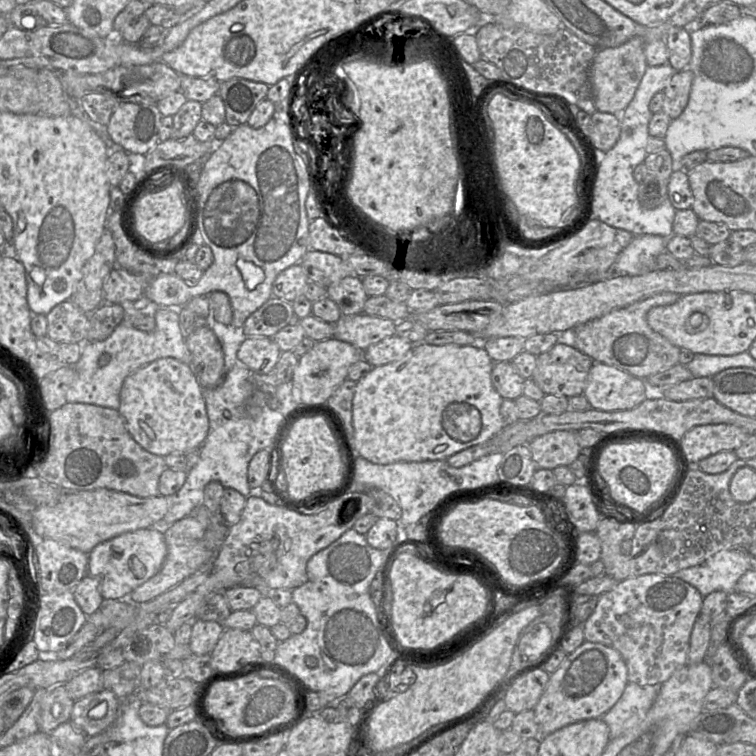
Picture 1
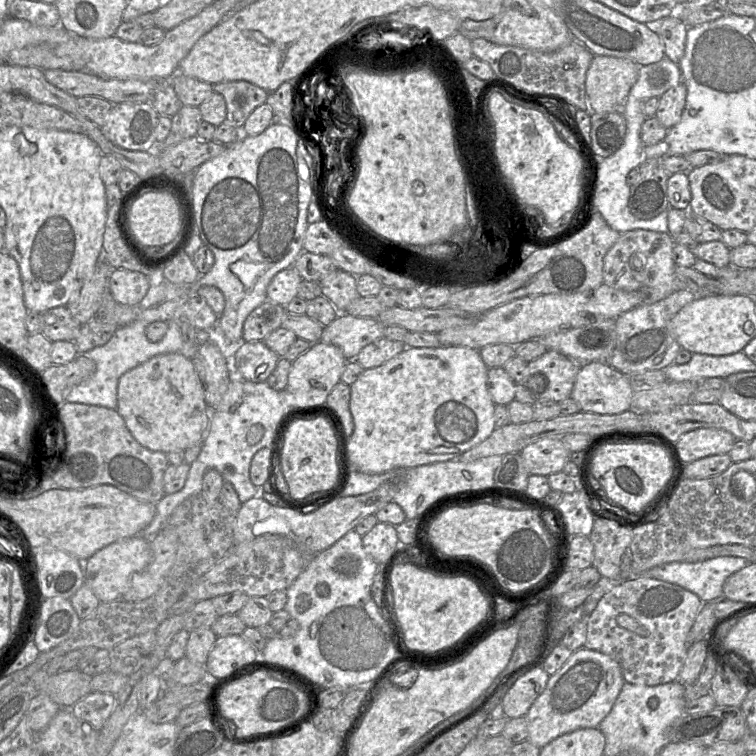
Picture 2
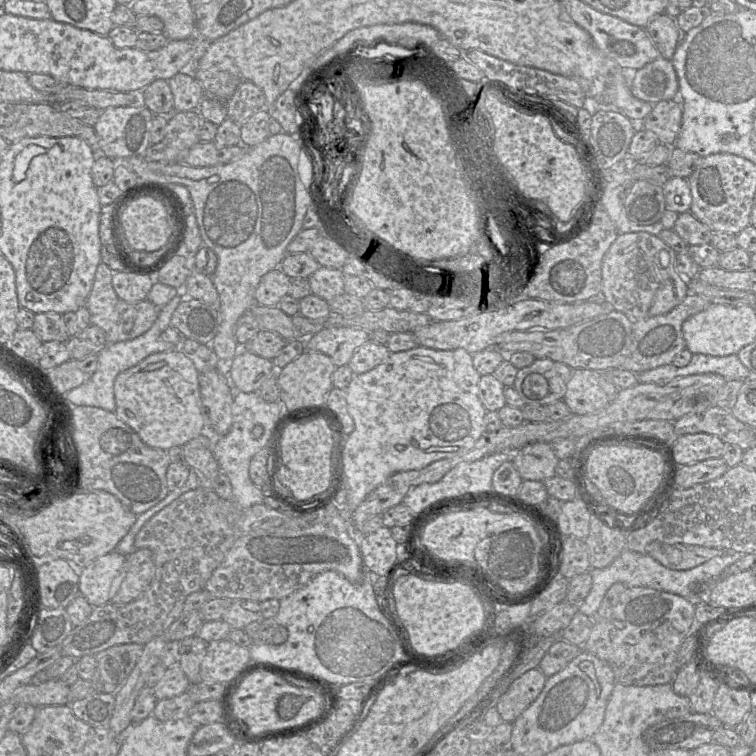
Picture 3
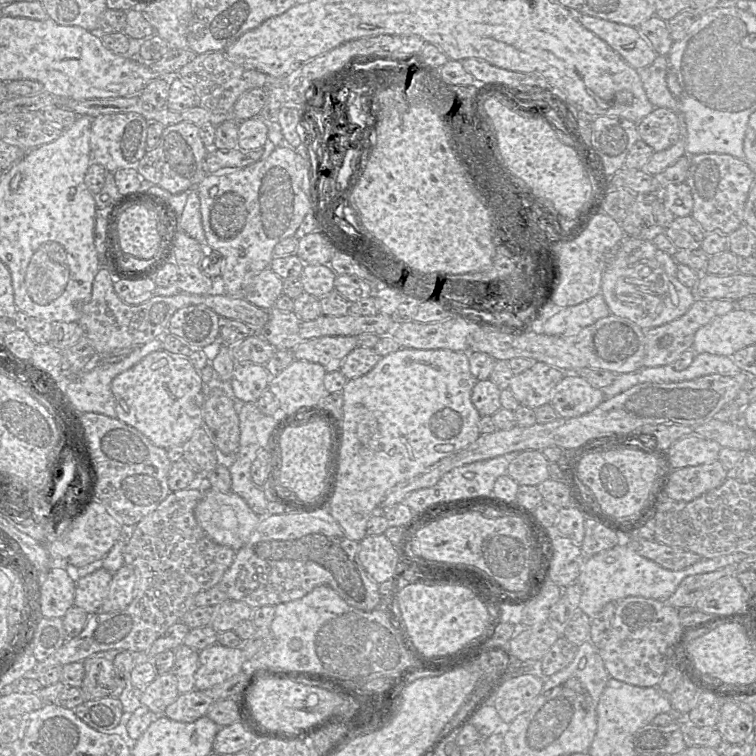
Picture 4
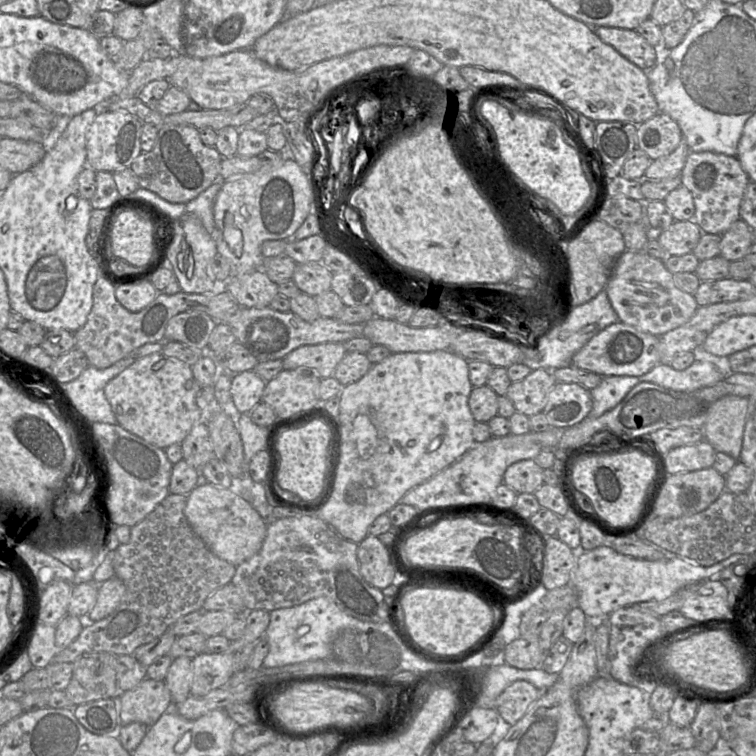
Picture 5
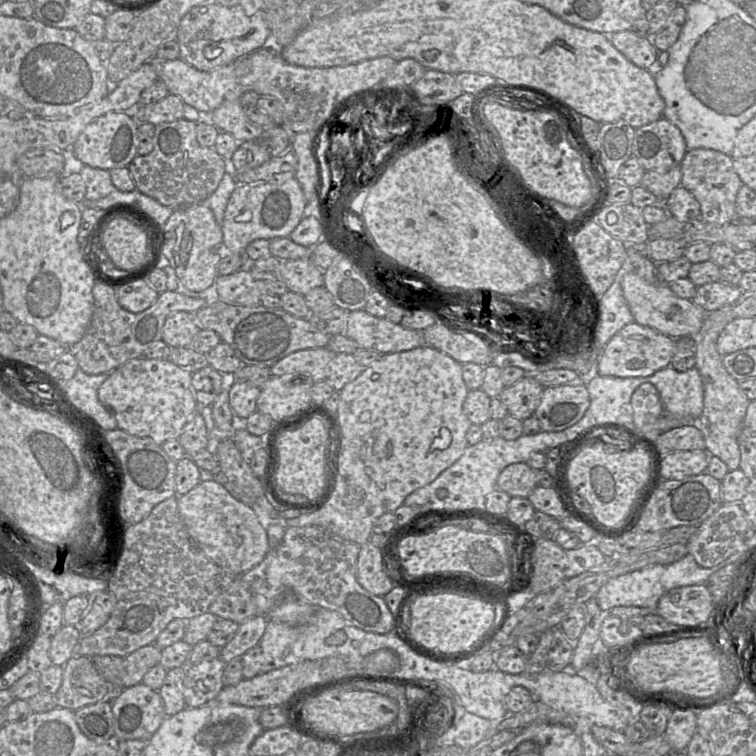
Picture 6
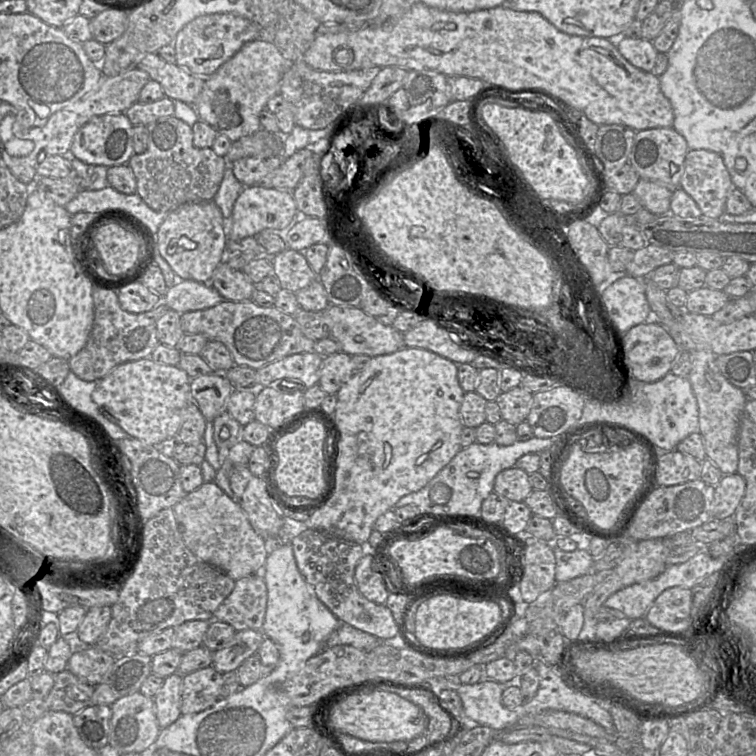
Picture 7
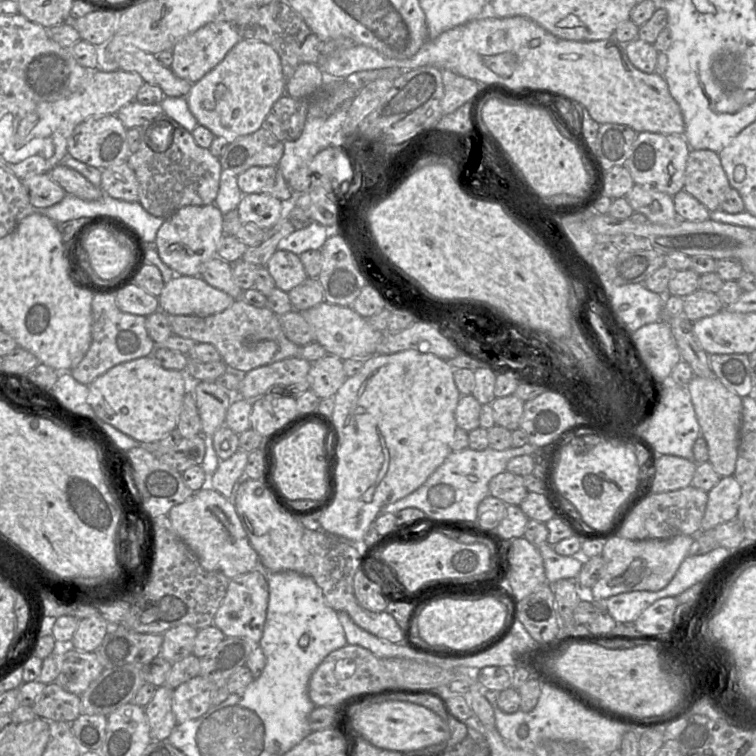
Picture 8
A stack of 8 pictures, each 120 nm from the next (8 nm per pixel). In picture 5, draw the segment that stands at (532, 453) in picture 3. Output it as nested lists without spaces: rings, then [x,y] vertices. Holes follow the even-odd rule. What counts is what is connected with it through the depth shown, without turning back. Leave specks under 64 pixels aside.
[[[534,459],[511,464],[504,473],[503,483],[516,493],[534,493],[543,482],[543,469]]]

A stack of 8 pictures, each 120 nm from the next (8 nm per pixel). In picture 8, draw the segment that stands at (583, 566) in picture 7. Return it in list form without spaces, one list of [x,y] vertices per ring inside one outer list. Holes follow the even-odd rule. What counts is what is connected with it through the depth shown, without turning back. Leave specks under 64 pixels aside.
[[[547,542],[537,547],[543,559],[547,583],[553,585],[561,579],[576,580],[583,565],[580,555],[560,555]]]

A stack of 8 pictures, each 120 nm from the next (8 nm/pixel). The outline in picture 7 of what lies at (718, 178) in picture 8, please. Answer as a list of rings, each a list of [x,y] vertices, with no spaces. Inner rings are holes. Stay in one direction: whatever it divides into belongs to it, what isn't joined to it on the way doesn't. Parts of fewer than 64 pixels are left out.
[[[698,149],[688,150],[686,154],[680,188],[693,198],[703,216],[719,218],[735,186],[722,155]]]

